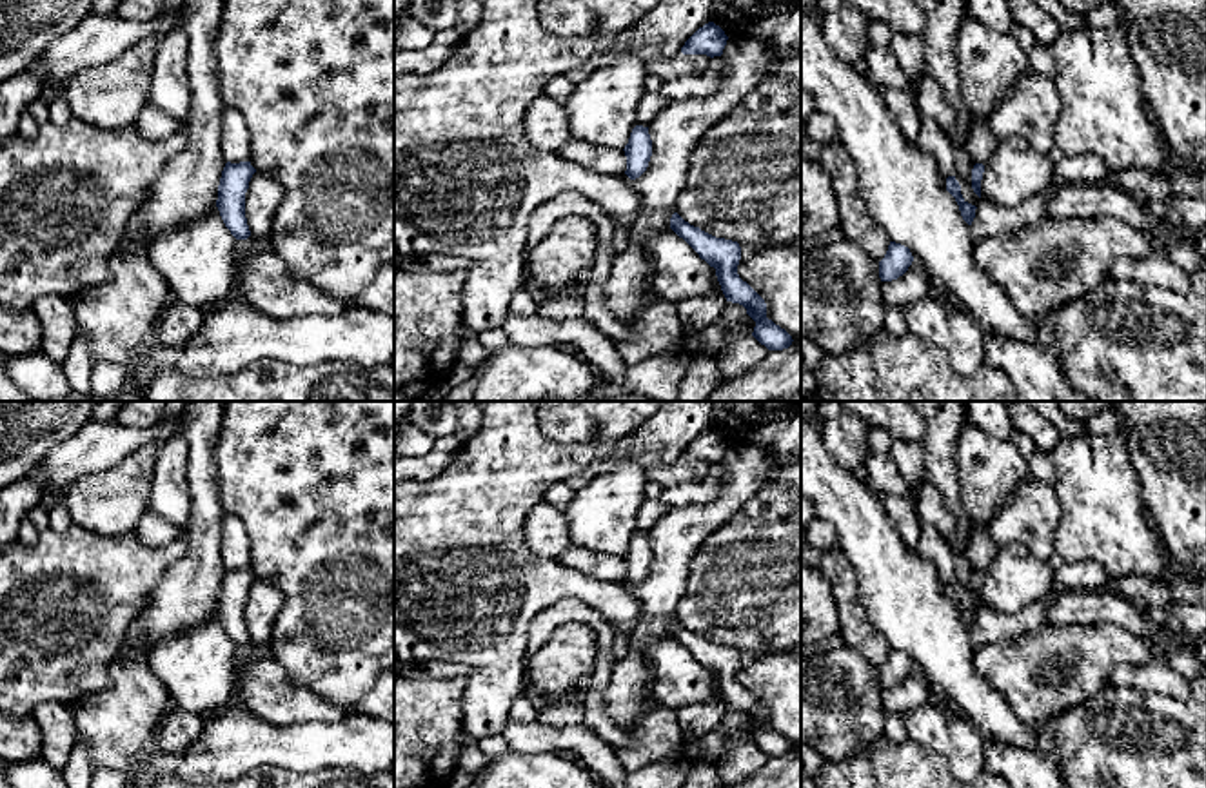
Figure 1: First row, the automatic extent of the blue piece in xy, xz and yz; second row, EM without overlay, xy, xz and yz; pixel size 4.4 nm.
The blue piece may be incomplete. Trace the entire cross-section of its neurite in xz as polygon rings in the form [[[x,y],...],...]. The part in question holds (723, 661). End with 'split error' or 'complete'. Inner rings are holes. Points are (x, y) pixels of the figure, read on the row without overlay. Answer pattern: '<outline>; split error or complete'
[[[677,619],[670,625],[670,635],[683,645],[701,666],[716,675],[717,688],[727,708],[739,710],[756,728],[752,743],[768,757],[783,757],[792,752],[792,743],[766,724],[765,706],[737,681],[741,654],[737,648],[716,645],[685,628]]]; complete

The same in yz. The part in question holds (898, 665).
[[[890,648],[885,665],[879,668],[881,688],[892,688],[903,683],[912,672],[914,663],[908,654]]]; complete

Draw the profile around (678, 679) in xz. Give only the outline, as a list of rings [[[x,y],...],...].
[[[672,635],[645,652],[650,668],[652,701],[670,712],[708,699],[721,699],[714,675]]]

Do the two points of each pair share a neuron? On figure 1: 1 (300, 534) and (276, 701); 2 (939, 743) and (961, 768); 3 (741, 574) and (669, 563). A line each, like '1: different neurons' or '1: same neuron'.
1: different neurons
2: different neurons
3: different neurons

